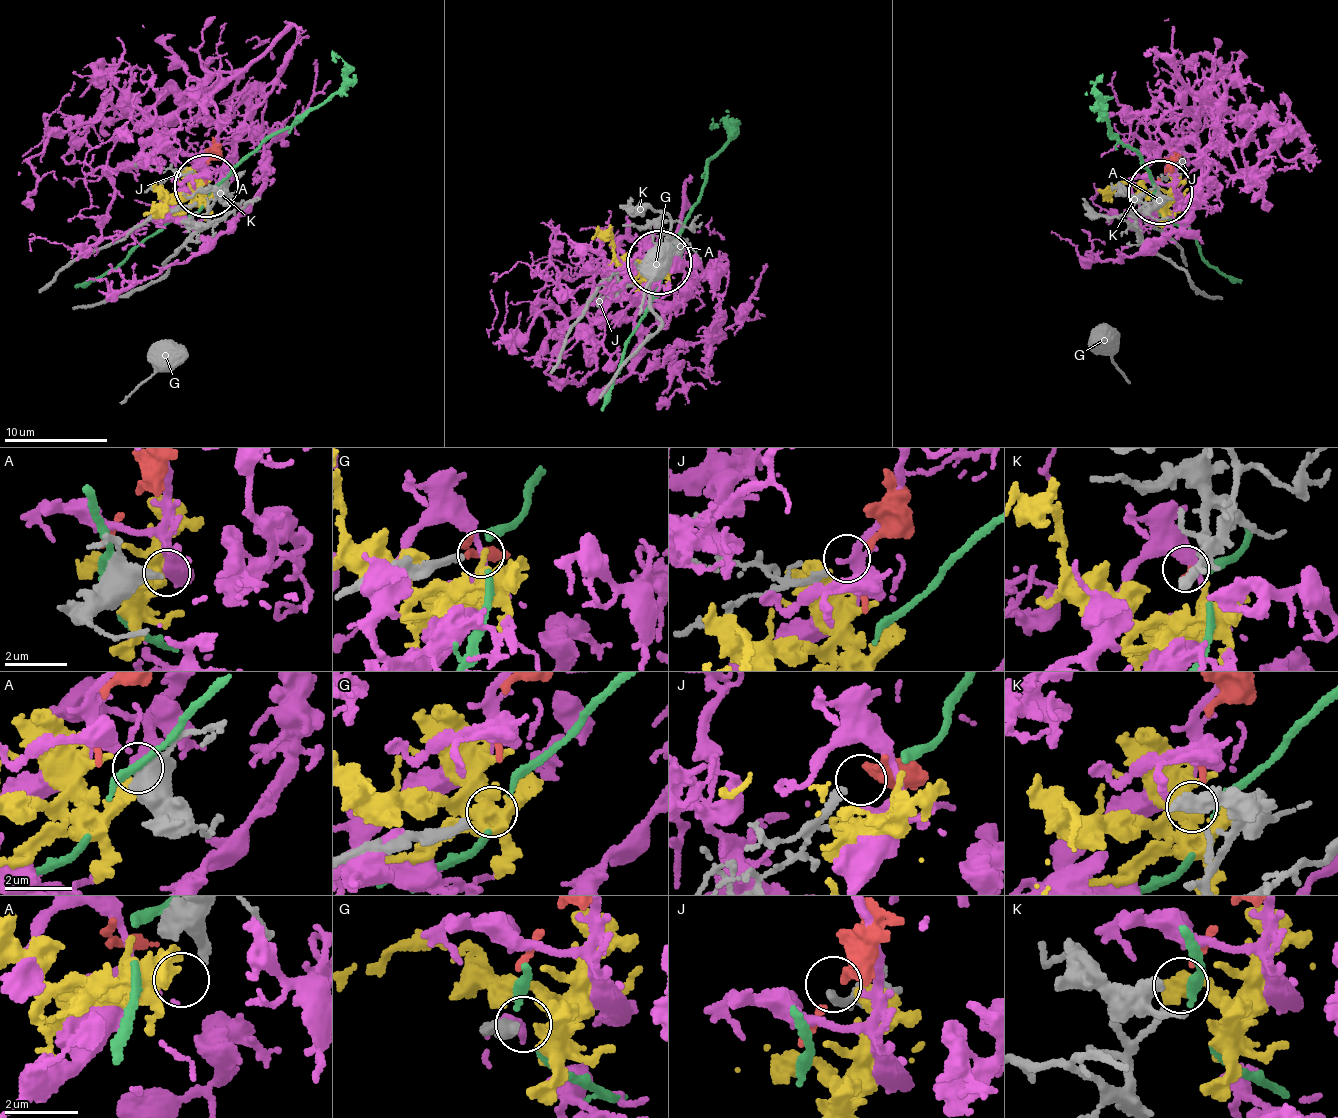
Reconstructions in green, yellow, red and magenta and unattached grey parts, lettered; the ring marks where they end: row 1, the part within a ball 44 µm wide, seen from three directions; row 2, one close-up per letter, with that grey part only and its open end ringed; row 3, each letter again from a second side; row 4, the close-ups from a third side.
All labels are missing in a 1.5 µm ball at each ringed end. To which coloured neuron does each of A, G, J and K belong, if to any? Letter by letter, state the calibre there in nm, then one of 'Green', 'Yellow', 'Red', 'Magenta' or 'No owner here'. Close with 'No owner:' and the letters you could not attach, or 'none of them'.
A: Thickness 320 nm. Magenta
G: Thickness 240 nm. Yellow
J: Thickness 240 nm. No owner here
K: Thickness 150 nm. Red
No owner: J

